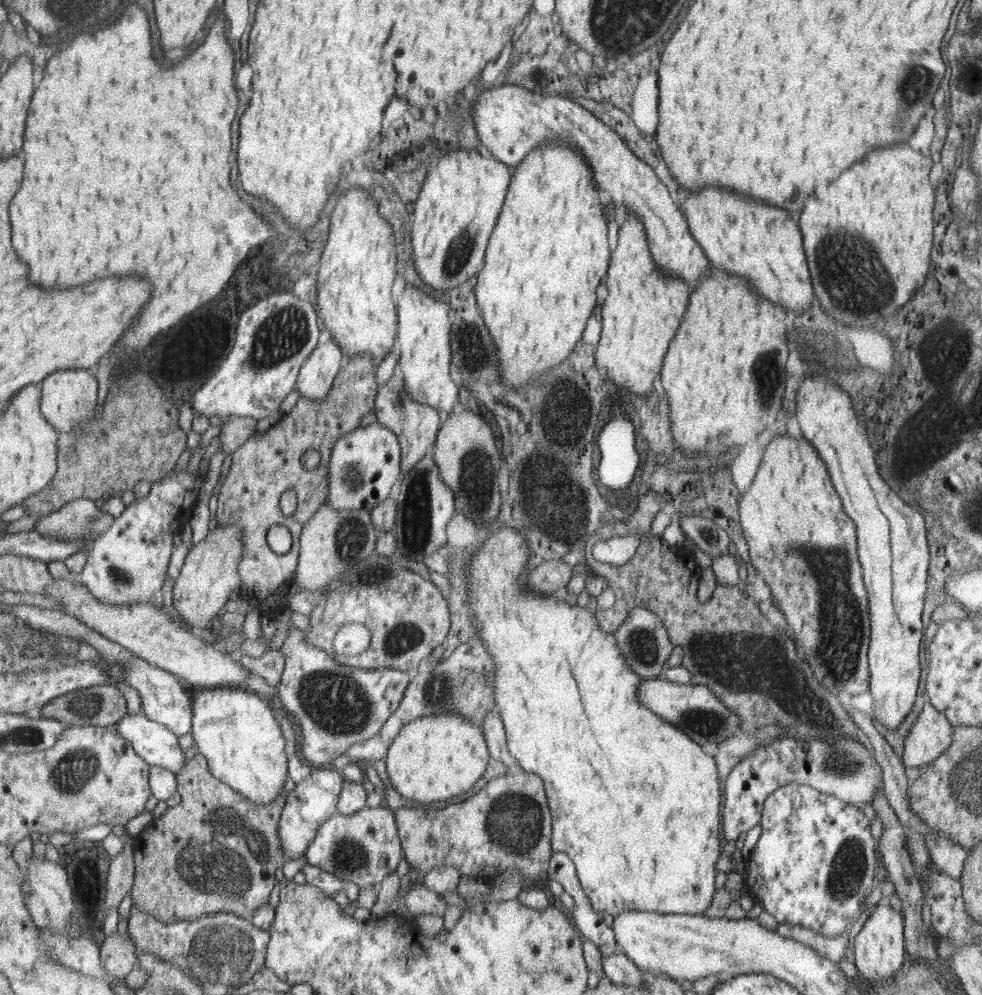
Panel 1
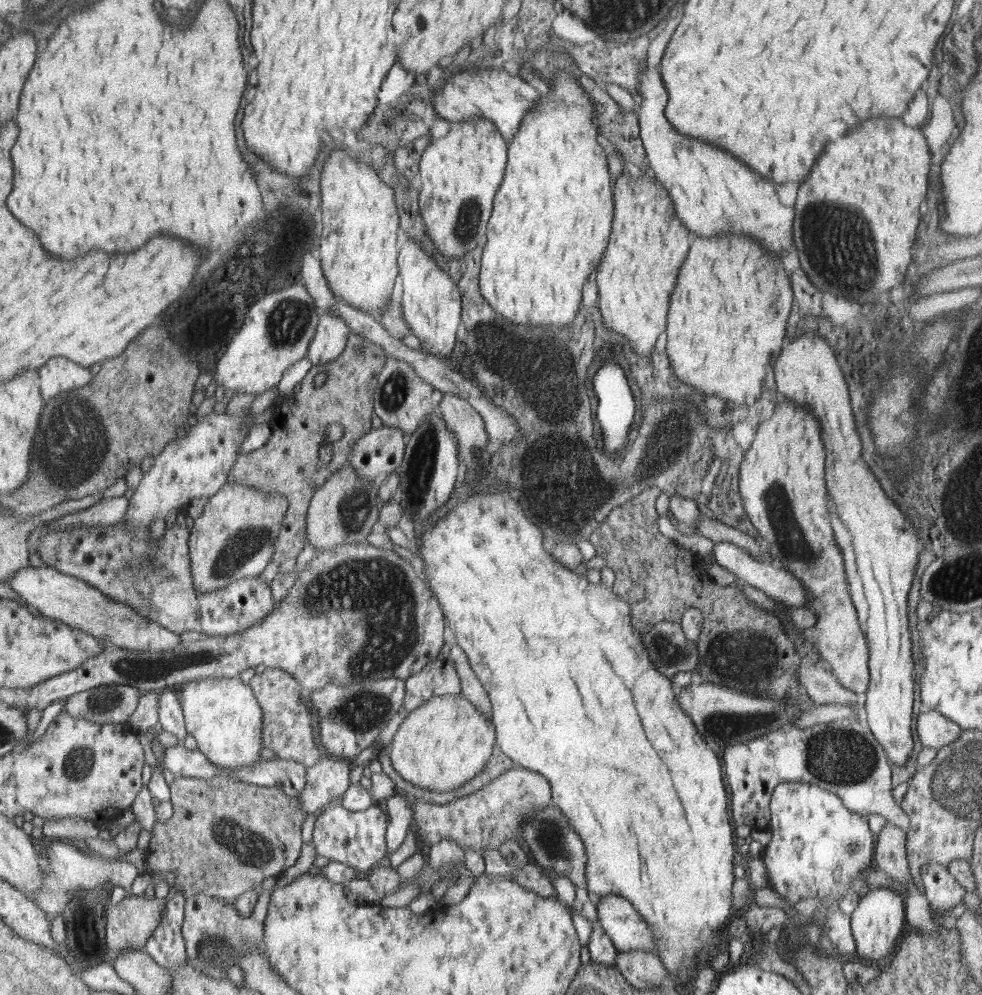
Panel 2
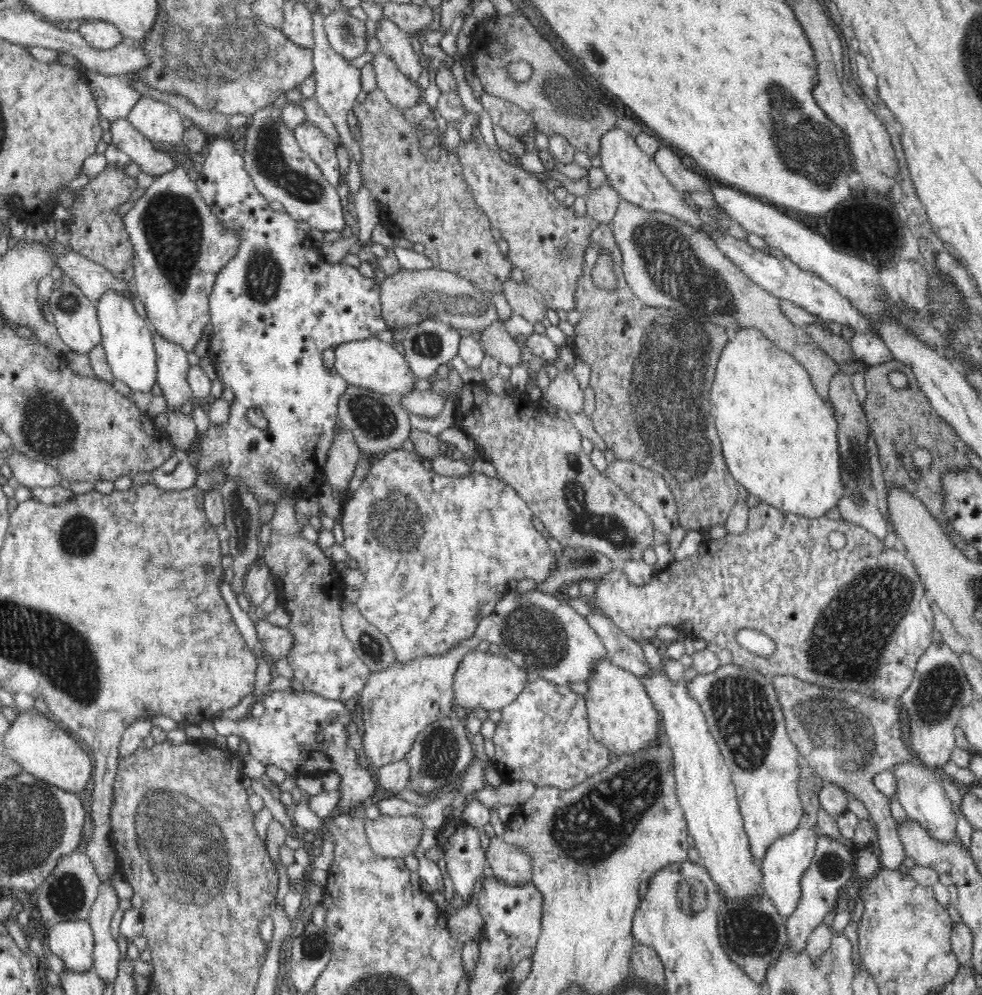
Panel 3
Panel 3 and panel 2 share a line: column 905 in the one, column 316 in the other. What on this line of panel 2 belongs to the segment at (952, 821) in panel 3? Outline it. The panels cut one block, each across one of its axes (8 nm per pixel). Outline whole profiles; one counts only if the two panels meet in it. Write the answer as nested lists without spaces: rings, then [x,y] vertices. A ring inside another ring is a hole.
[[[326,756],[320,763],[307,767],[307,784],[304,791],[298,796],[299,806],[306,811],[306,815],[316,812],[318,809],[326,810],[333,802],[332,799],[342,796],[354,783],[350,778],[351,763],[347,760]]]

